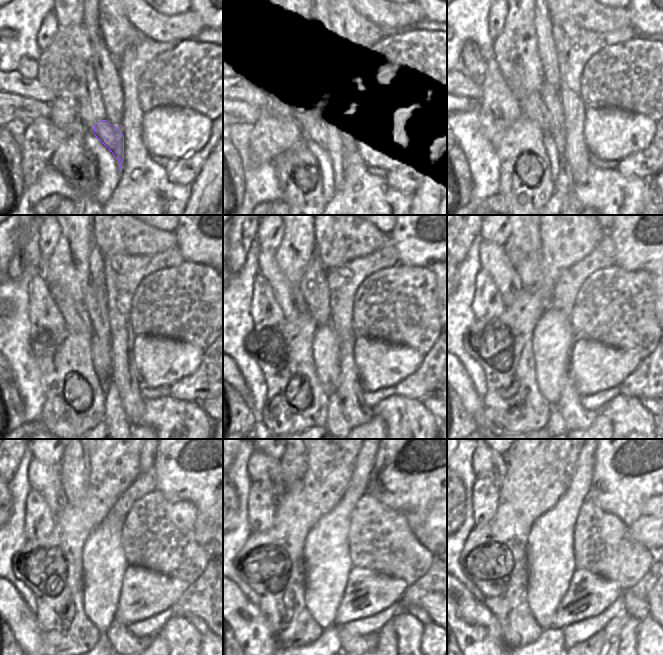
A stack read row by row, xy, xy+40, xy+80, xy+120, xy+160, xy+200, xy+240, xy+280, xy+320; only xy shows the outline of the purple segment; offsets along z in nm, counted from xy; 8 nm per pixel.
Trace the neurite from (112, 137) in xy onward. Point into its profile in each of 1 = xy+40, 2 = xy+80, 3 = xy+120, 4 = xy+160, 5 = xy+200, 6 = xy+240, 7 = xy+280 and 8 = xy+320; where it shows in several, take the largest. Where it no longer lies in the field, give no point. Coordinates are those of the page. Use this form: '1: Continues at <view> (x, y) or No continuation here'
1: Continues at xy+40 (316, 122)
2: Continues at xy+80 (530, 101)
3: Continues at xy+120 (77, 320)
4: Continues at xy+160 (289, 297)
5: Continues at xy+200 (493, 258)
6: Continues at xy+240 (43, 478)
7: Continues at xy+280 (261, 468)
8: Continues at xy+320 (486, 463).

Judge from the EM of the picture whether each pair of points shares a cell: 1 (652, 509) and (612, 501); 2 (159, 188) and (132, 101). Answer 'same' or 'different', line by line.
1: different
2: same

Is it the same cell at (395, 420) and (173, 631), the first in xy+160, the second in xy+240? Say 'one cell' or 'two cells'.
one cell

